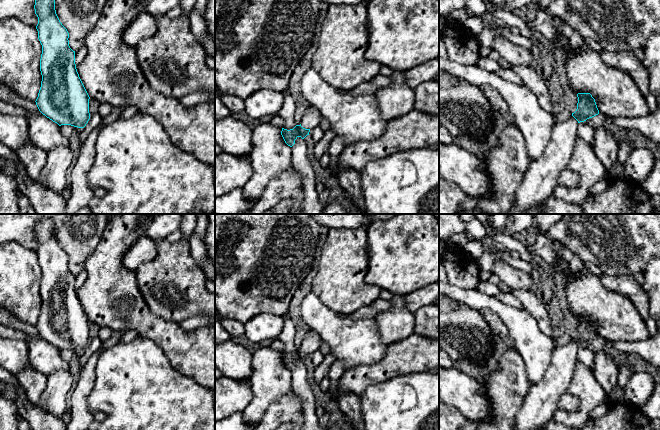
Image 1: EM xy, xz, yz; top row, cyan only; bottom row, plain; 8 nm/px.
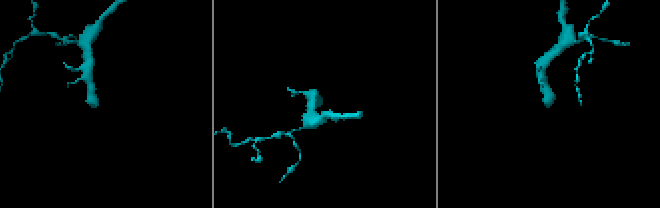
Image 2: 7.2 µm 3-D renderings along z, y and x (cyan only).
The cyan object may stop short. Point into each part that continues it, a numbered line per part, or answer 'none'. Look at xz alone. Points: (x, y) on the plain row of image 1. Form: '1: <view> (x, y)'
1: xz (311, 342)

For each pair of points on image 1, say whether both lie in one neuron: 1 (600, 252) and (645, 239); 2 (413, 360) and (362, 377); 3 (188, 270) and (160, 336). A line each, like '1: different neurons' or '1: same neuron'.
1: same neuron
2: same neuron
3: different neurons

